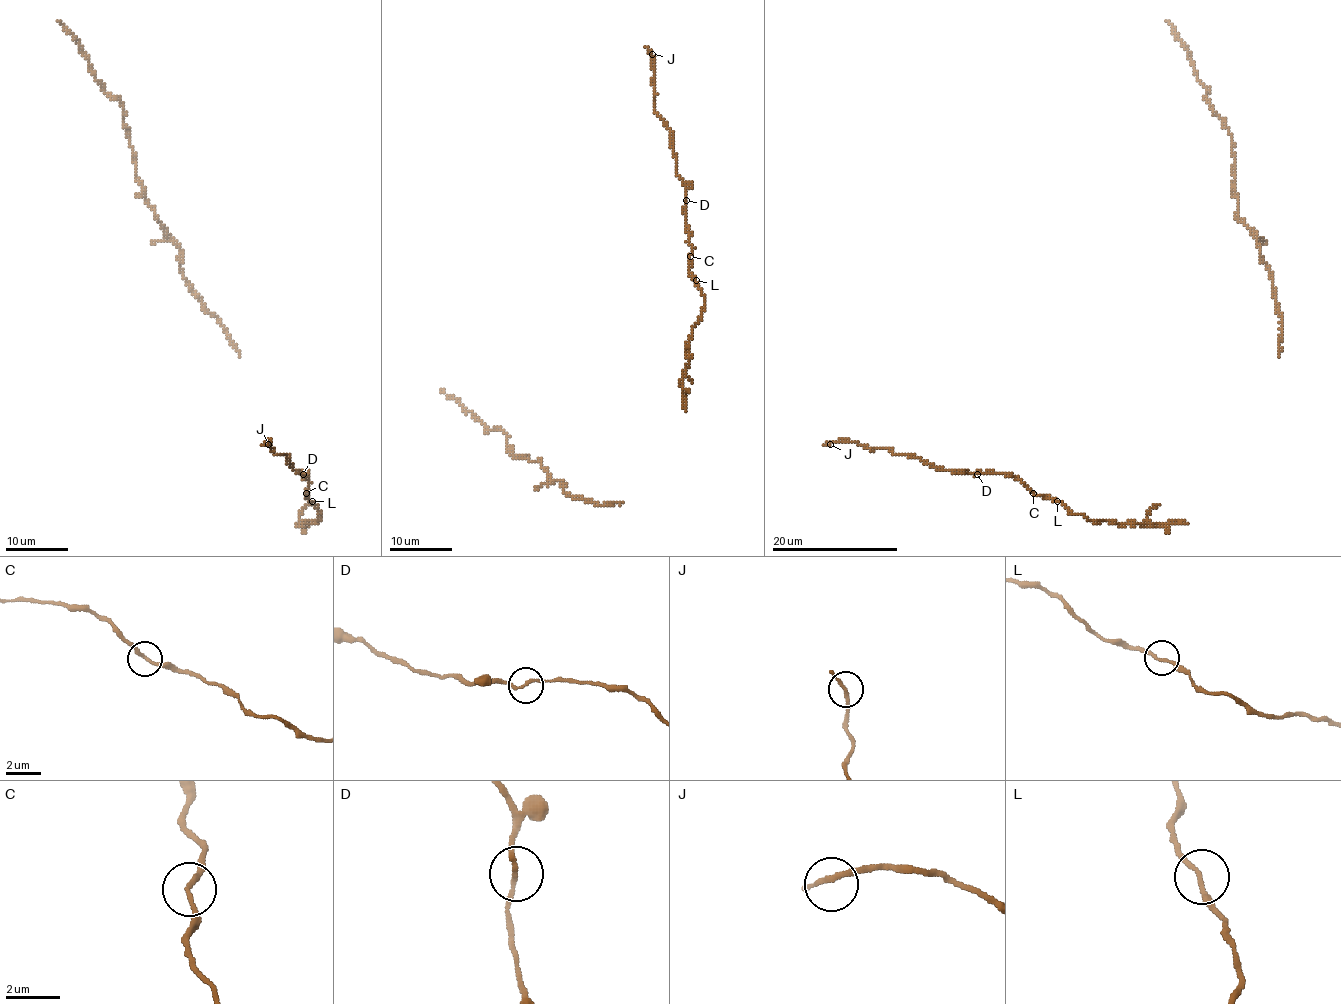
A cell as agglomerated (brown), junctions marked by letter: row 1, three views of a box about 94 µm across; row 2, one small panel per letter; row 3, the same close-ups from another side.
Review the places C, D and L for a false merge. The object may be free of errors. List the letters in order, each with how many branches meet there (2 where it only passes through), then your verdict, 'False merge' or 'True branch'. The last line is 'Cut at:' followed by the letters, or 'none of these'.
C: Branches: 2. True branch
D: Branches: 2. True branch
L: Branches: 2. True branch
Cut at: none of these

